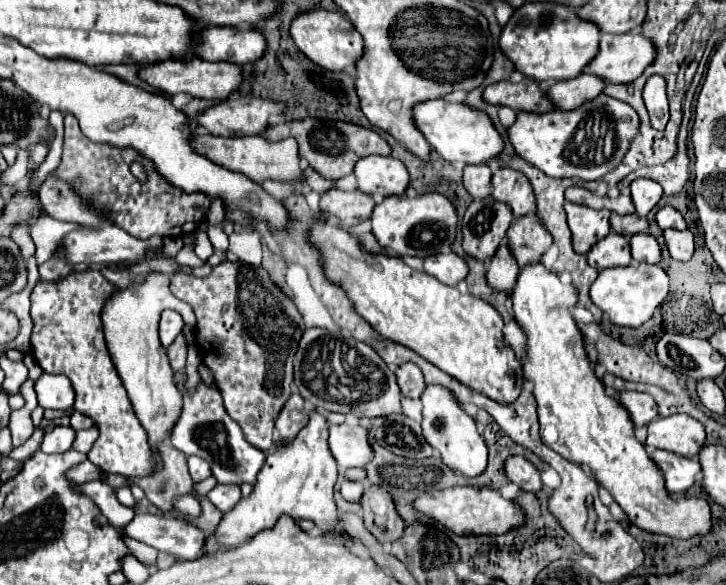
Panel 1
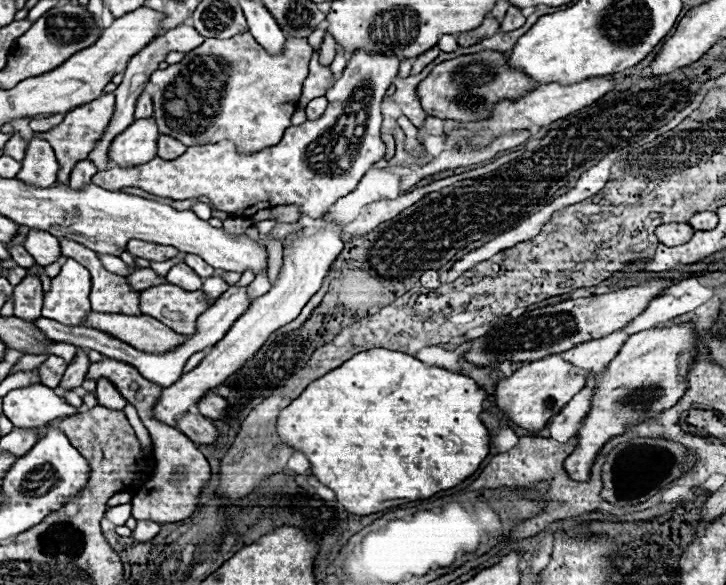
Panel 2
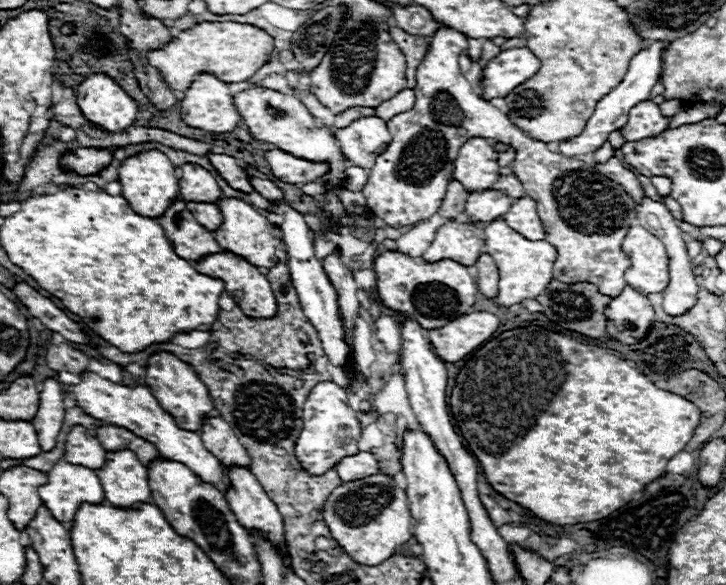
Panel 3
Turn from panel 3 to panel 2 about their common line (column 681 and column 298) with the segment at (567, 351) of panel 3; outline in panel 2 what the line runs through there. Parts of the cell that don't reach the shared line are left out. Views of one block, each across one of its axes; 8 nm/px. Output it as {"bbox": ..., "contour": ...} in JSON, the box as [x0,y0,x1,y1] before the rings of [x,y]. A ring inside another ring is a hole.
{"bbox":[276,348,490,516],"contour":[[[372,348],[366,352],[360,352],[356,356],[352,356],[350,360],[346,360],[342,366],[330,370],[328,374],[324,374],[322,378],[314,380],[298,398],[294,398],[278,416],[276,422],[276,430],[278,436],[282,440],[282,444],[302,452],[308,456],[310,464],[312,464],[312,474],[328,488],[332,488],[336,492],[336,500],[352,514],[358,516],[368,516],[374,512],[382,512],[386,508],[394,508],[394,506],[402,506],[414,500],[426,500],[430,496],[434,496],[440,490],[448,490],[458,486],[460,482],[464,482],[468,476],[472,476],[478,466],[484,462],[484,458],[490,452],[490,434],[486,430],[486,426],[480,422],[480,412],[484,410],[482,404],[486,400],[486,392],[468,376],[458,374],[458,372],[450,372],[446,368],[440,366],[426,366],[424,362],[420,362],[414,356],[402,354],[402,352],[394,352],[394,350],[384,350],[384,348]]]}

